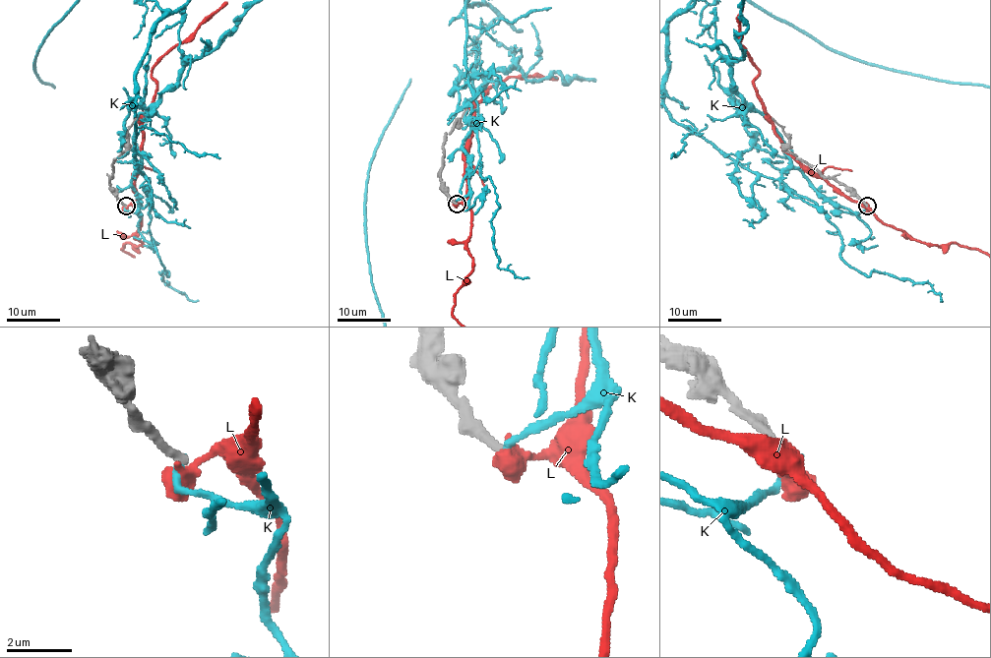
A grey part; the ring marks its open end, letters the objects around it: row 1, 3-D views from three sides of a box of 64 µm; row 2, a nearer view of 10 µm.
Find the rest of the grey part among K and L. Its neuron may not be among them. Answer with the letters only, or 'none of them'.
none of them

